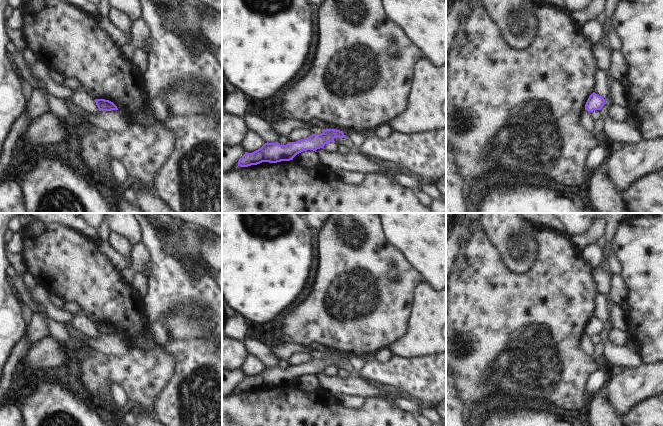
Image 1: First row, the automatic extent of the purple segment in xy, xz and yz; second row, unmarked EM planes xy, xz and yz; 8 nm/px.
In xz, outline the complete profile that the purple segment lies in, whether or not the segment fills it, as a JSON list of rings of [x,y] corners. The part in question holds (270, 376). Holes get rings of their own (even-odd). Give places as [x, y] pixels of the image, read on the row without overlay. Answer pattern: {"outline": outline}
{"outline": [[[326,353],[321,358],[312,358],[296,366],[288,366],[286,369],[280,369],[278,366],[265,367],[260,373],[252,377],[245,376],[239,383],[238,390],[248,391],[262,386],[290,385],[303,375],[313,374],[316,376],[317,373],[324,372],[327,367],[335,367],[335,361],[343,362],[345,359],[340,354]]]}

